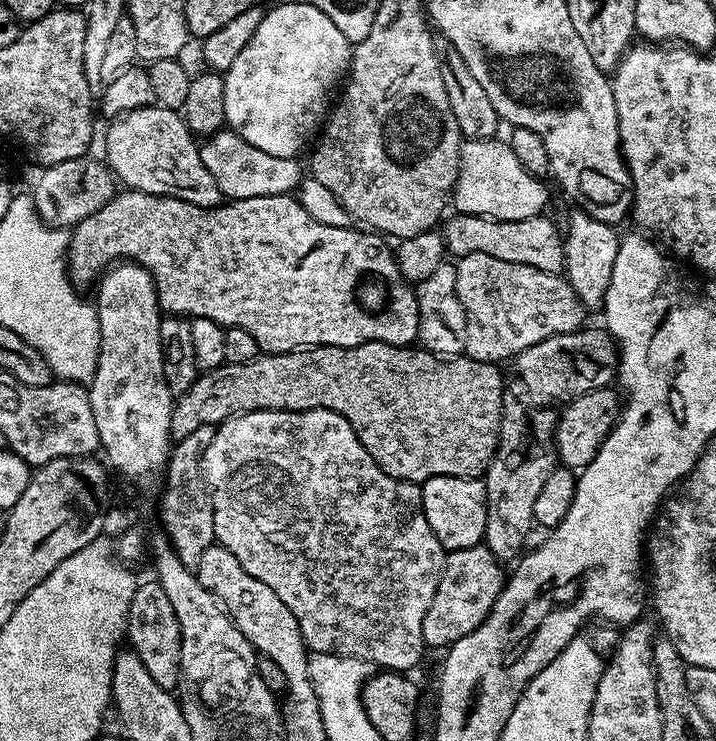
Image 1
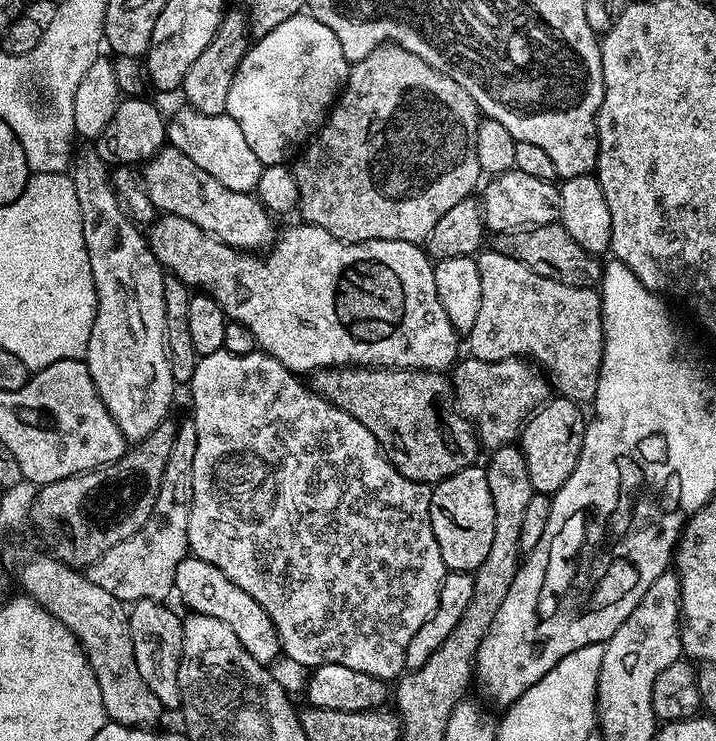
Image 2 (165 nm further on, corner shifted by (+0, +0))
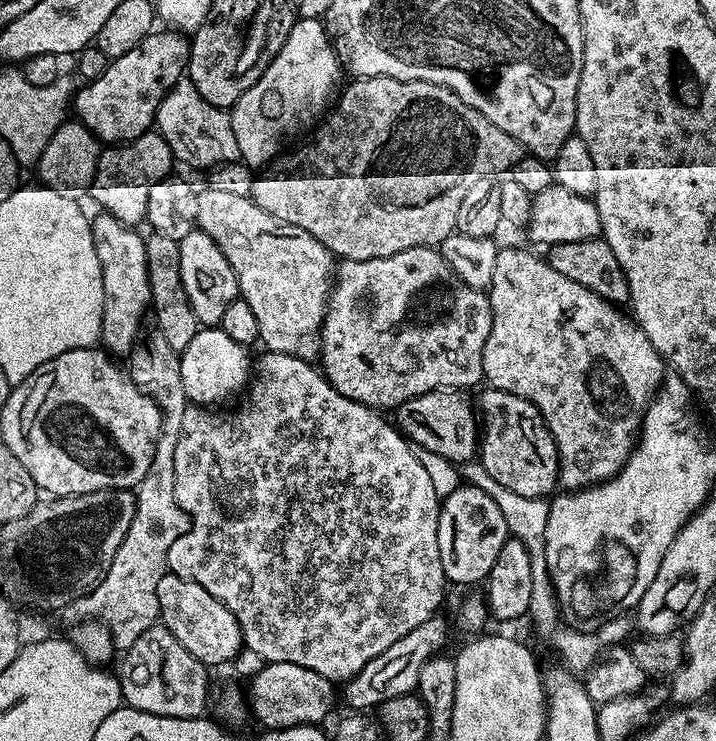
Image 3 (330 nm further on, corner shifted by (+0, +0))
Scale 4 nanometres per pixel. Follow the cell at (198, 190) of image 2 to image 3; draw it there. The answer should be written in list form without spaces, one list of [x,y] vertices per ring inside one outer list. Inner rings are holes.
[[[228,188],[221,190],[220,201],[213,208],[202,206],[198,210],[196,226],[199,231],[210,234],[210,238],[214,238],[214,242],[218,242],[218,250],[222,250],[222,254],[226,254],[226,262],[230,262],[230,266],[238,278],[238,286],[240,287],[239,299],[250,302],[250,307],[254,310],[254,315],[258,317],[259,343],[261,345],[264,344],[263,347],[270,352],[281,352],[282,354],[297,356],[309,362],[315,361],[320,354],[320,330],[324,326],[324,316],[328,313],[328,302],[334,283],[334,257],[328,251],[328,248],[322,246],[322,242],[318,242],[318,238],[314,238],[311,234],[306,234],[306,230],[302,230],[298,226],[290,226],[286,222],[274,218],[274,214],[270,214],[266,210],[259,208],[252,201],[251,195],[244,193],[243,196],[242,193],[231,192]]]

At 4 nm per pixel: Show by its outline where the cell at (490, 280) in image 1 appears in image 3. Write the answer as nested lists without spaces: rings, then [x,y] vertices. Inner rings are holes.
[[[501,247],[496,253],[494,262],[494,278],[492,285],[486,290],[486,295],[492,307],[492,325],[490,326],[490,338],[486,338],[486,346],[482,350],[482,366],[484,367],[484,380],[489,385],[503,392],[509,392],[515,396],[526,398],[535,408],[544,415],[548,428],[556,440],[556,451],[560,453],[560,474],[558,484],[564,490],[579,490],[591,488],[594,484],[603,484],[605,480],[612,479],[620,473],[620,469],[632,455],[632,449],[637,443],[637,433],[644,423],[644,412],[648,408],[653,396],[656,395],[661,384],[664,383],[666,365],[659,354],[654,350],[650,338],[640,329],[635,319],[623,316],[617,305],[603,300],[598,294],[594,294],[586,286],[578,282],[570,282],[558,274],[548,265],[547,259],[535,256],[532,252],[523,252],[520,248]]]

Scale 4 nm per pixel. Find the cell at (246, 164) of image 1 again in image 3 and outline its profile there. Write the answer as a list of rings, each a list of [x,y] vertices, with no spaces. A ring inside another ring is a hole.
[[[181,78],[162,98],[156,111],[155,131],[170,146],[173,157],[192,168],[212,168],[223,160],[236,160],[240,155],[234,138],[231,115],[225,109],[210,106],[191,80]]]

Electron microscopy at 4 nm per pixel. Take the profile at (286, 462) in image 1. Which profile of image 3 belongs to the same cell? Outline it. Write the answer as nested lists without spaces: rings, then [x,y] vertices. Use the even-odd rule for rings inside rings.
[[[264,350],[261,353],[260,361],[257,364],[255,361],[254,367],[251,369],[250,383],[246,388],[248,401],[241,406],[240,412],[234,413],[233,416],[215,416],[212,413],[215,411],[209,410],[207,407],[189,406],[182,417],[181,436],[178,438],[178,446],[174,450],[174,494],[176,495],[178,506],[188,515],[190,523],[188,529],[174,542],[174,546],[170,546],[168,572],[178,578],[198,582],[198,586],[202,586],[202,590],[214,594],[214,598],[218,598],[218,602],[222,602],[222,606],[226,606],[226,610],[230,610],[230,614],[234,614],[234,618],[239,622],[240,632],[244,635],[243,647],[254,650],[267,663],[290,662],[294,666],[306,666],[306,670],[314,670],[314,674],[322,674],[330,681],[347,682],[351,676],[356,676],[362,670],[362,666],[366,666],[366,662],[370,662],[370,658],[378,658],[378,654],[382,654],[382,650],[390,650],[390,646],[394,646],[394,642],[398,642],[398,638],[410,634],[410,630],[414,630],[414,626],[422,626],[422,622],[426,622],[426,618],[437,615],[441,611],[440,603],[444,600],[444,587],[446,587],[444,571],[442,570],[442,558],[438,554],[438,518],[440,517],[442,500],[441,497],[437,496],[434,485],[430,483],[430,474],[426,474],[426,469],[422,467],[422,462],[418,462],[416,448],[405,437],[400,435],[400,431],[396,429],[395,424],[389,422],[385,417],[384,421],[380,417],[383,415],[377,409],[369,408],[366,404],[359,404],[357,400],[351,400],[343,396],[328,381],[323,371],[307,360],[282,354],[281,352]]]

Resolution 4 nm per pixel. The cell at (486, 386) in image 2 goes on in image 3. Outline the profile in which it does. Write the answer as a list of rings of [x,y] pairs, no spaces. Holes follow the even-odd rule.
[[[439,388],[409,400],[403,400],[397,408],[391,409],[390,420],[400,431],[400,435],[409,441],[415,442],[419,447],[430,450],[434,454],[442,454],[442,458],[453,462],[471,461],[478,452],[478,412],[467,400],[465,393],[450,388]]]

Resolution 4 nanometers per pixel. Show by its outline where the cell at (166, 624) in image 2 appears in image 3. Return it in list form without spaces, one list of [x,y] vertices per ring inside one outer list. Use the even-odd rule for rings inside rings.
[[[154,626],[134,642],[123,653],[124,665],[118,671],[120,689],[124,695],[123,703],[150,714],[170,718],[203,717],[204,707],[208,704],[209,669],[170,630]]]

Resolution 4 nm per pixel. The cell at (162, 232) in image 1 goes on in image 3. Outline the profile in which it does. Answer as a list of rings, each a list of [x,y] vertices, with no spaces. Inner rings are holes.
[[[435,247],[402,250],[390,258],[345,260],[334,272],[328,313],[320,330],[318,360],[328,381],[343,396],[369,408],[391,410],[403,400],[439,388],[469,390],[481,383],[482,350],[490,338],[491,325],[492,307],[487,295],[458,279]]]

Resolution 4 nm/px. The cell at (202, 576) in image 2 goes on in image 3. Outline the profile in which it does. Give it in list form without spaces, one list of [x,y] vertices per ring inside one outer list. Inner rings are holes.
[[[165,574],[162,582],[158,582],[158,606],[159,623],[168,628],[170,634],[174,634],[174,638],[178,638],[178,642],[182,642],[182,646],[186,646],[186,650],[190,650],[190,654],[194,654],[194,658],[201,660],[205,666],[227,665],[240,652],[244,635],[240,632],[239,622],[230,610],[226,610],[226,606],[222,606],[222,602],[218,602],[218,598],[214,598],[214,594],[202,590],[198,582]]]

